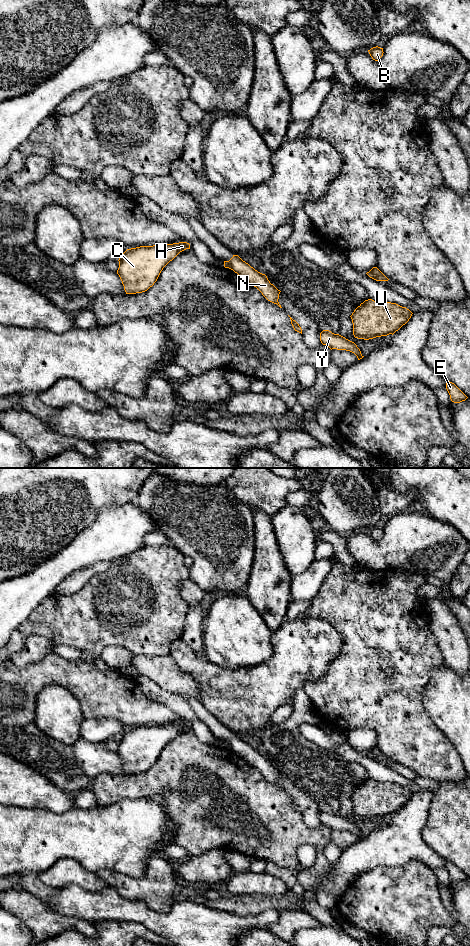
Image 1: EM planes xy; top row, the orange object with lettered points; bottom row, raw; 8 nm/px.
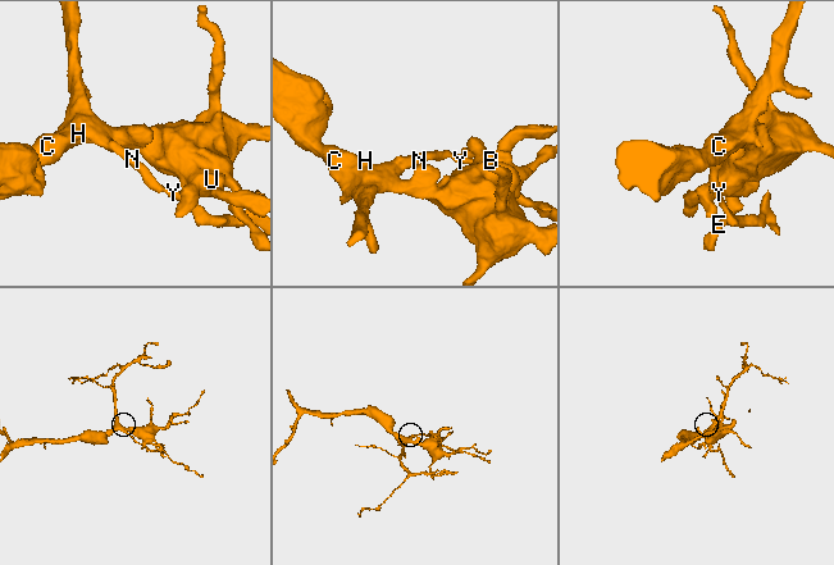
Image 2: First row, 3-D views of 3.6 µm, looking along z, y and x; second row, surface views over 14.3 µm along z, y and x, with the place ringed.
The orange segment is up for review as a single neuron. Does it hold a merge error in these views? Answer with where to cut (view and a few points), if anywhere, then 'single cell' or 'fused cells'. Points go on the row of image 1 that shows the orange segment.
cut in xy along (227, 261), (230, 268); fused cells

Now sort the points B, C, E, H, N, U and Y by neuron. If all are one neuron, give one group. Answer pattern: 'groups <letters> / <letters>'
groups B C E H U / N Y

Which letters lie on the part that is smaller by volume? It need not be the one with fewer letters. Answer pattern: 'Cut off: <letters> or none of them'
Cut off: N, Y

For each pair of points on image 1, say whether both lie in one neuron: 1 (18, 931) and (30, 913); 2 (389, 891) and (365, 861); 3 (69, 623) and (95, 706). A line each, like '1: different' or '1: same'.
1: different
2: different
3: different

